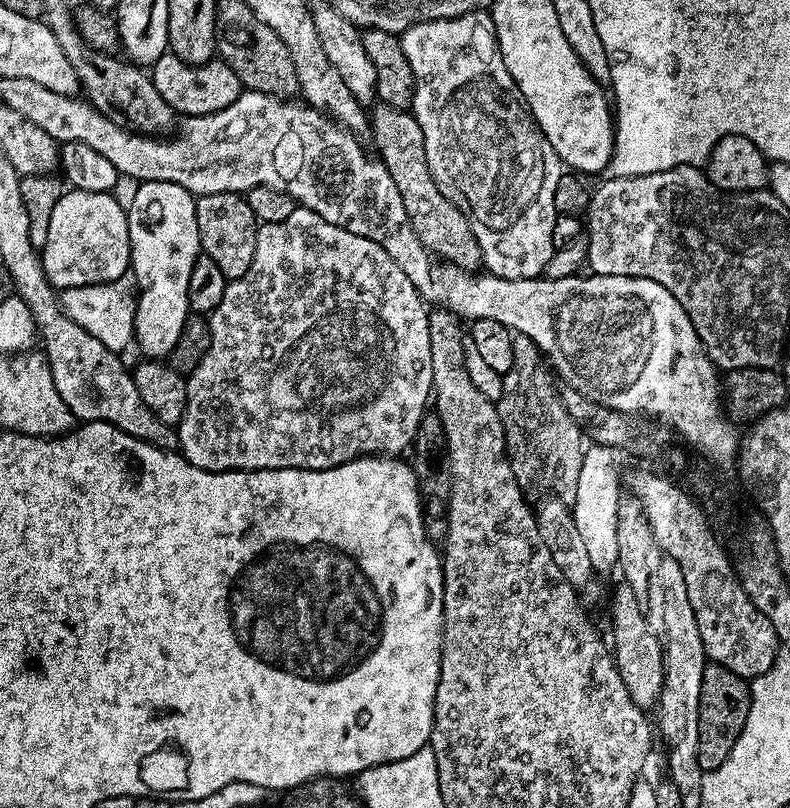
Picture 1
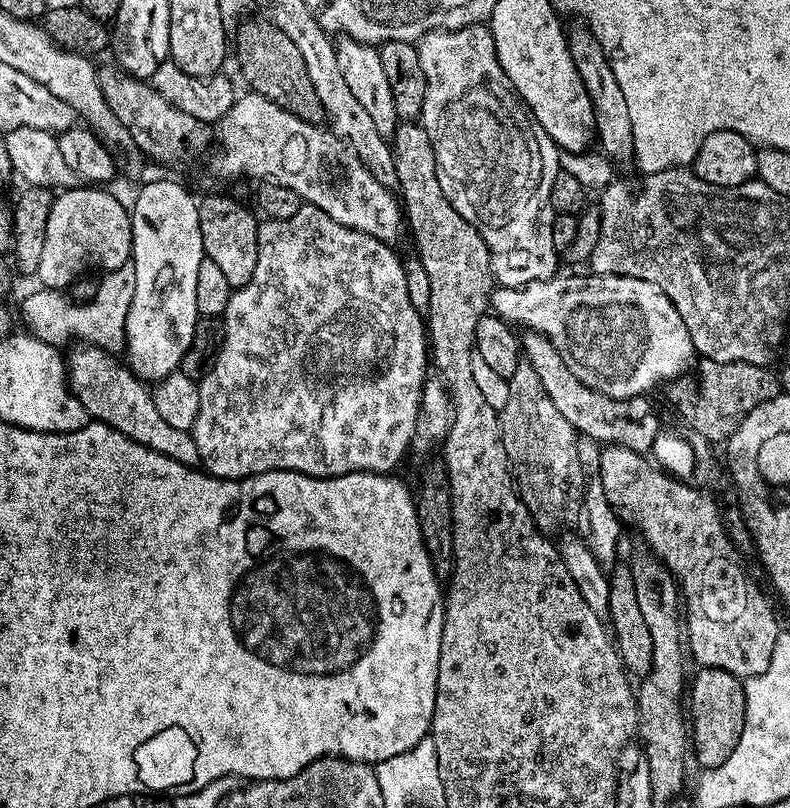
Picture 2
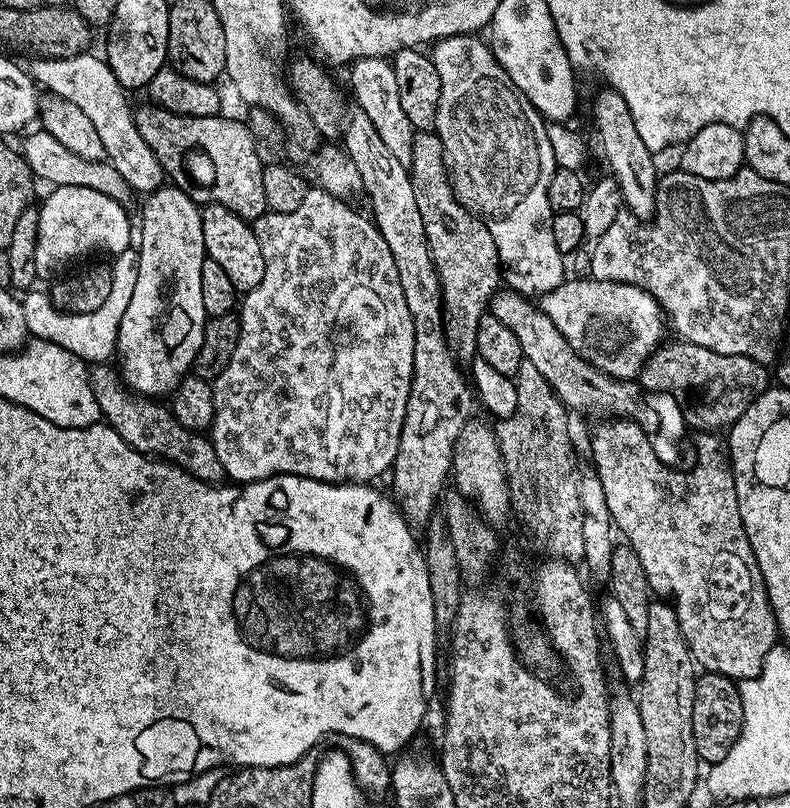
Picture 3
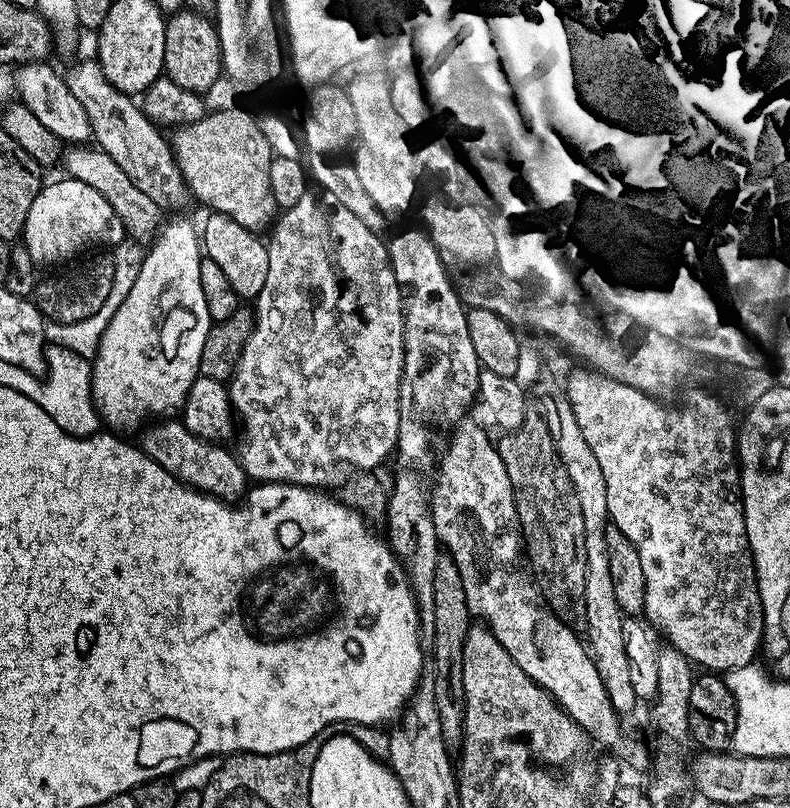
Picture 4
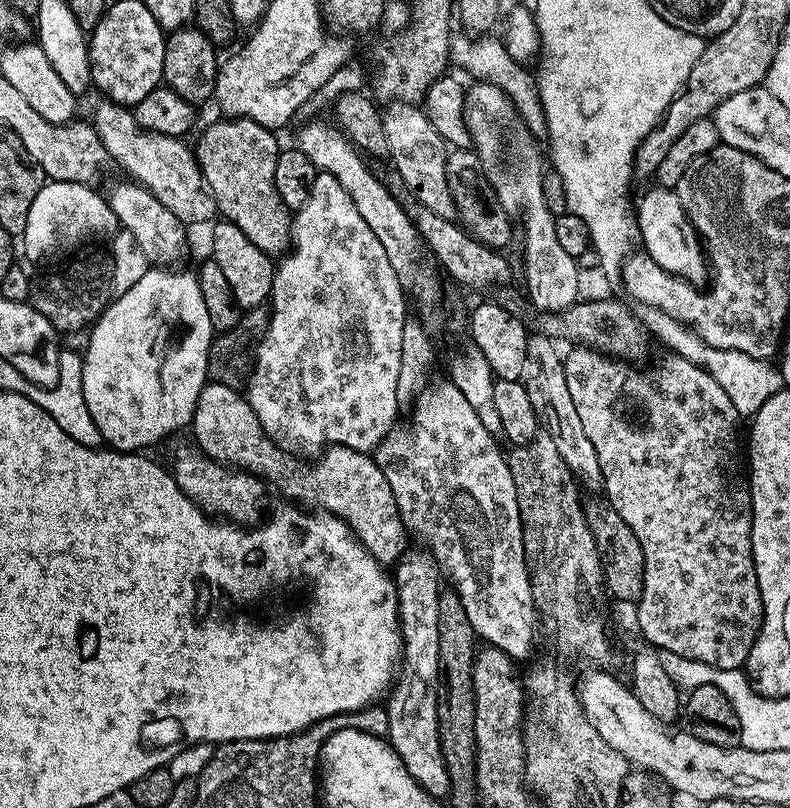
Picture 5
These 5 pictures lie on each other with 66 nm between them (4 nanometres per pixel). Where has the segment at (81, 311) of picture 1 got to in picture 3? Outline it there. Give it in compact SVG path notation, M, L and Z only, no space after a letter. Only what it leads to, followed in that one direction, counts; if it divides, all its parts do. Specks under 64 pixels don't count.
M135 247L127 248L111 261L110 295L99 306L98 310L89 314L74 314L63 312L52 306L49 293L29 291L23 297L21 304L26 319L26 326L31 337L35 339L54 342L63 349L70 350L76 357L82 357L88 364L107 363L109 357L115 355L118 326L121 325L122 316L130 304L131 295L134 294L134 285L138 280L139 251Z

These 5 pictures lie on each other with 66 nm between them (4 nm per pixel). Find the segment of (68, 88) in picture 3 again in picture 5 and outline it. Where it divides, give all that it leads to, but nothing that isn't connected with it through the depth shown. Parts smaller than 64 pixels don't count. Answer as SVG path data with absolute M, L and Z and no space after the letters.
M107 98L97 99L92 125L109 159L128 172L133 181L154 194L156 198L185 226L207 225L218 214L215 200L196 164L193 149L183 139L147 132L137 124L135 113L125 105Z

